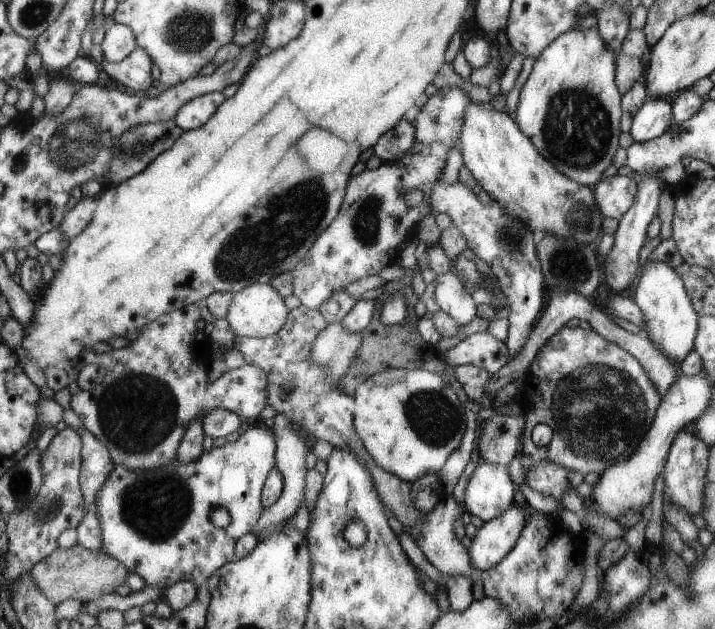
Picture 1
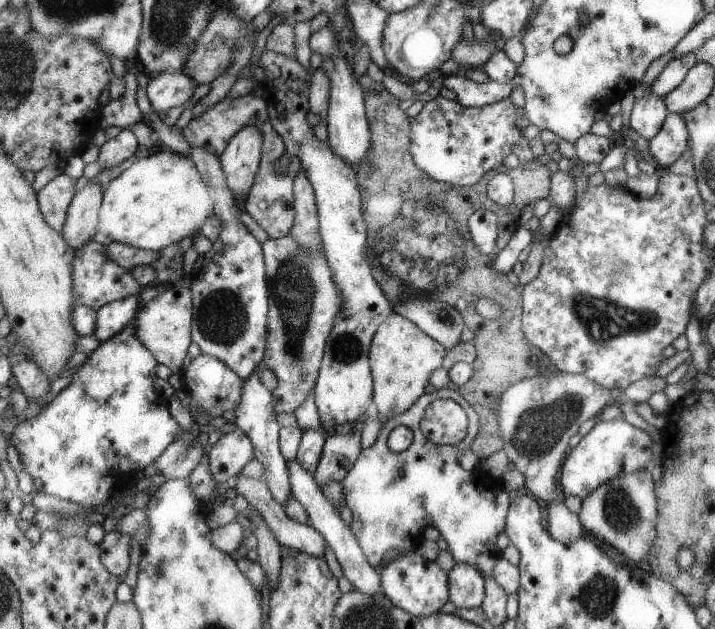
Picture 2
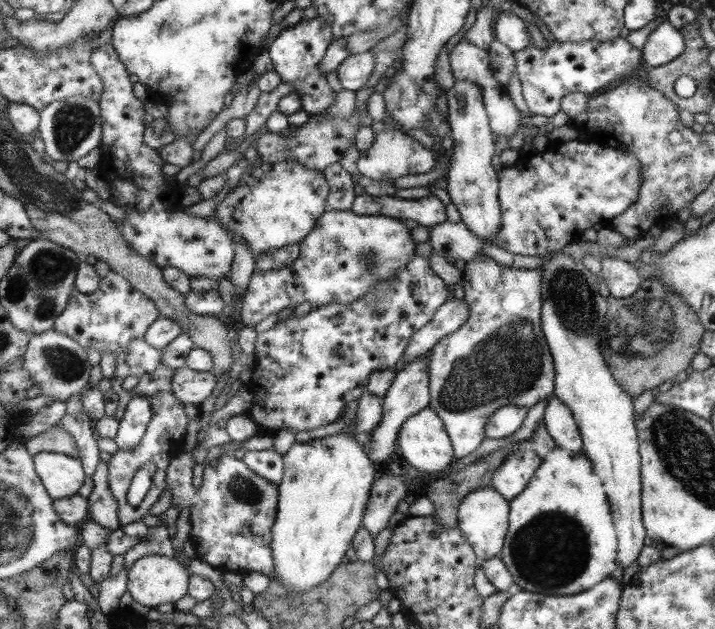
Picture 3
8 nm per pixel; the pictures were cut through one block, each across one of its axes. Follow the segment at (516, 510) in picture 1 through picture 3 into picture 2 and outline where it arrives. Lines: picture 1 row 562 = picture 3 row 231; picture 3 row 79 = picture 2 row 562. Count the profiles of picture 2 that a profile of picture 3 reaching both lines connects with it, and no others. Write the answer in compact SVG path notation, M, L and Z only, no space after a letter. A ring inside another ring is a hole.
M455 562L454 568L448 572L451 575L450 600L458 608L478 608L486 596L486 579L483 573L470 564Z

